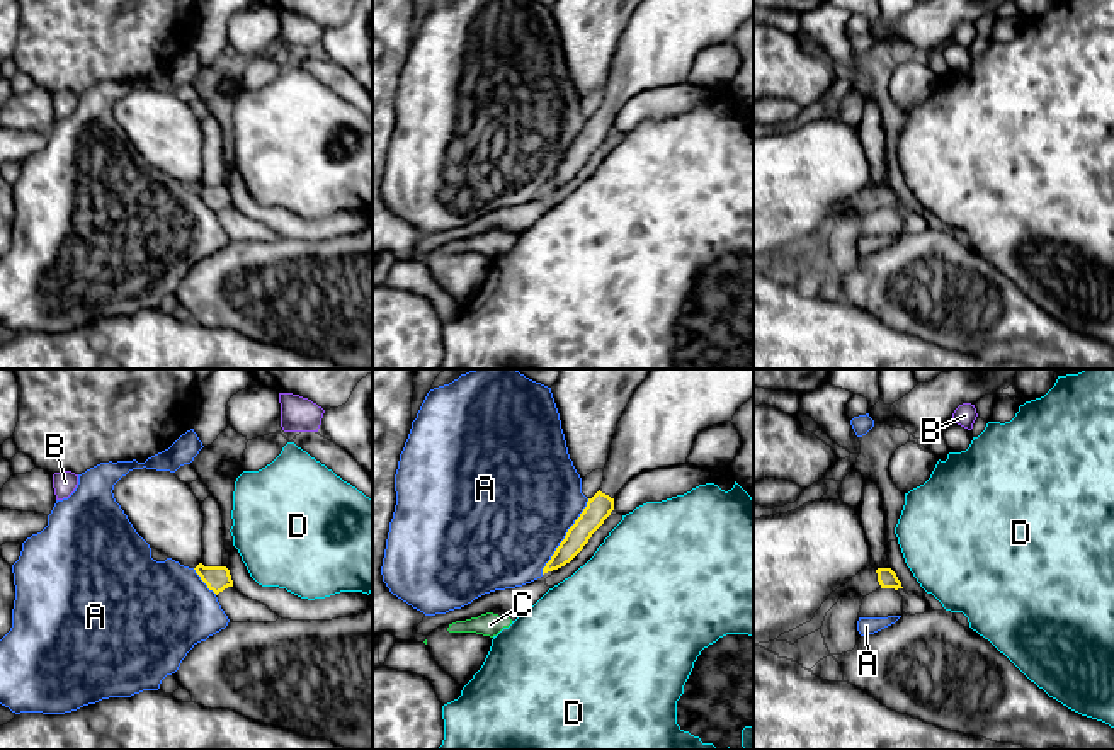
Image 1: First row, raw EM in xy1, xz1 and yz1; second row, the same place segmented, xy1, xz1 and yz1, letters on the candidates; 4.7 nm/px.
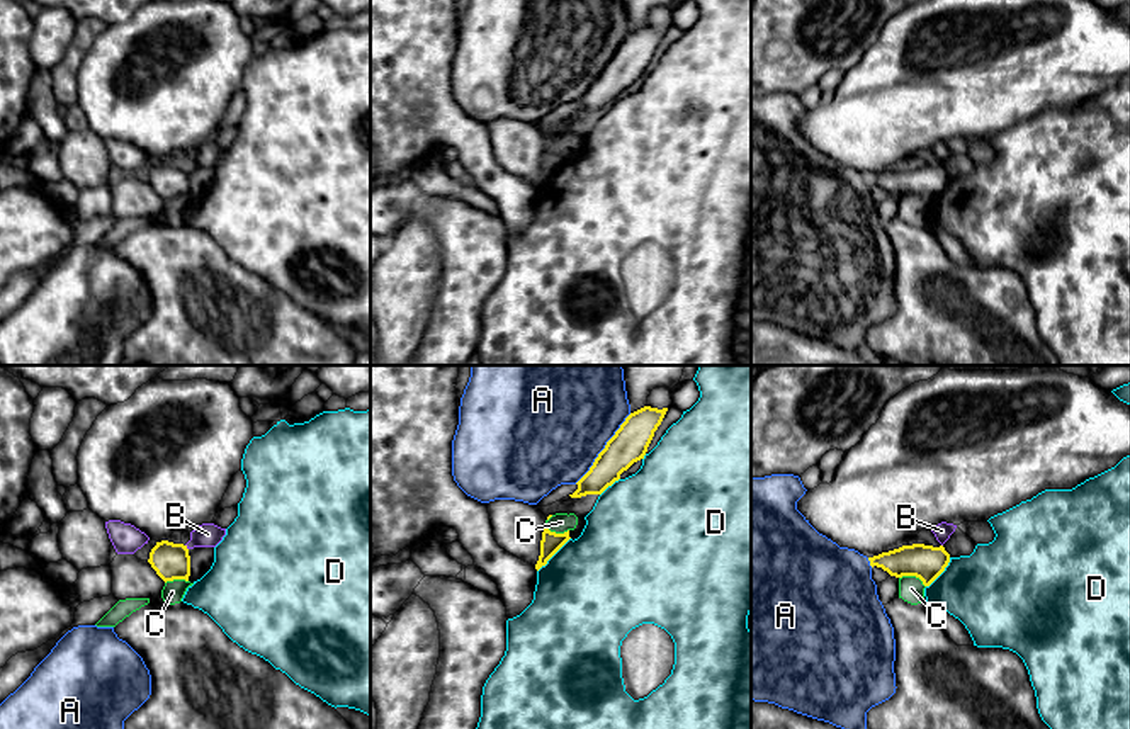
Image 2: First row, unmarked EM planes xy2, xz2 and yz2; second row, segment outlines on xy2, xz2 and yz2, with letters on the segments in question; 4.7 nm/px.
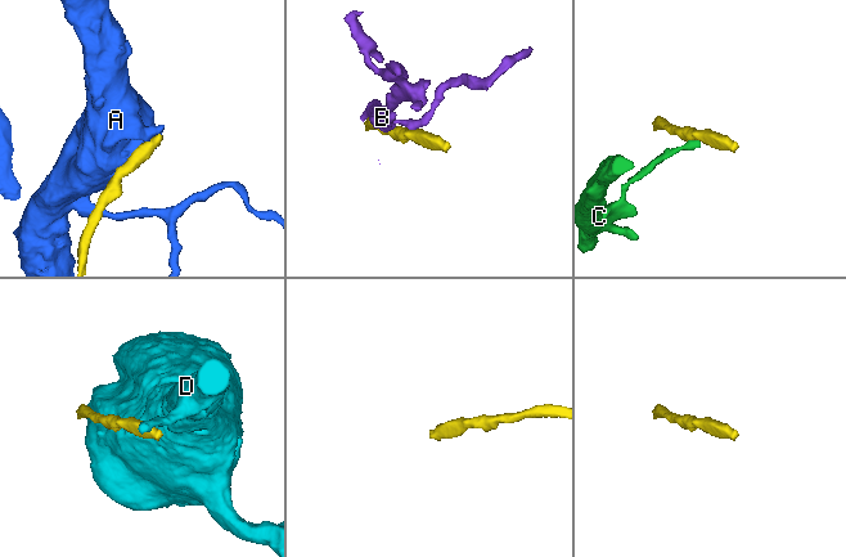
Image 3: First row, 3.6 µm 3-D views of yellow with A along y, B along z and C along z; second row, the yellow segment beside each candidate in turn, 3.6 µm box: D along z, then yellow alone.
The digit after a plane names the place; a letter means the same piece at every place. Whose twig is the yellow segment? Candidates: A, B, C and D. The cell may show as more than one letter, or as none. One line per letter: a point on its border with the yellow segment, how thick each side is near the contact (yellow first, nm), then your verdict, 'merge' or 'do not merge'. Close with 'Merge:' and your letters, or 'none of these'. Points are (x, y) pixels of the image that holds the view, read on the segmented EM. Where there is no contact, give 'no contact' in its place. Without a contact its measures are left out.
A: xz1 (565, 536) | 120/500 nm | do not merge
B: xy2 (186, 548) | 170/110 nm | do not merge
C: yz2 (913, 575) | 160/120 nm | do not merge
D: xz2 (554, 553) | 100/500 nm | do not merge
Merge: none of these

